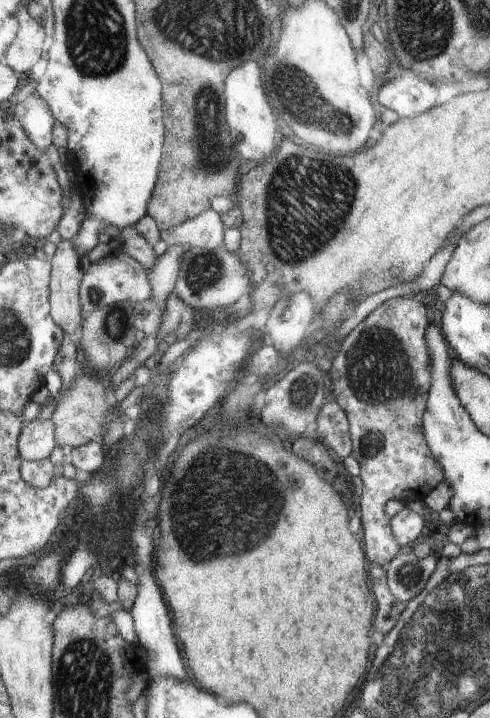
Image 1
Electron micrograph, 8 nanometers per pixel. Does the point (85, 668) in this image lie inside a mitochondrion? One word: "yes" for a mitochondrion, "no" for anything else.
yes

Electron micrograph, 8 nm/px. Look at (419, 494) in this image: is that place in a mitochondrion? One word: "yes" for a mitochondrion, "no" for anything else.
no

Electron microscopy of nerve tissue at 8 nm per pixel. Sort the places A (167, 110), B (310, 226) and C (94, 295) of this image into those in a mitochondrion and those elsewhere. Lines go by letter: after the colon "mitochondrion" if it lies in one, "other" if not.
A: other
B: mitochondrion
C: mitochondrion

